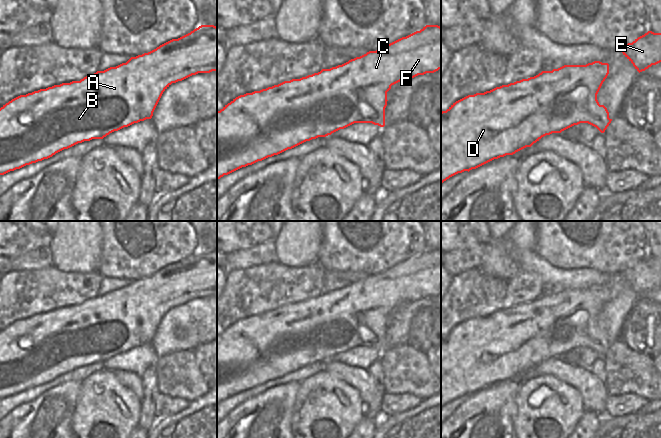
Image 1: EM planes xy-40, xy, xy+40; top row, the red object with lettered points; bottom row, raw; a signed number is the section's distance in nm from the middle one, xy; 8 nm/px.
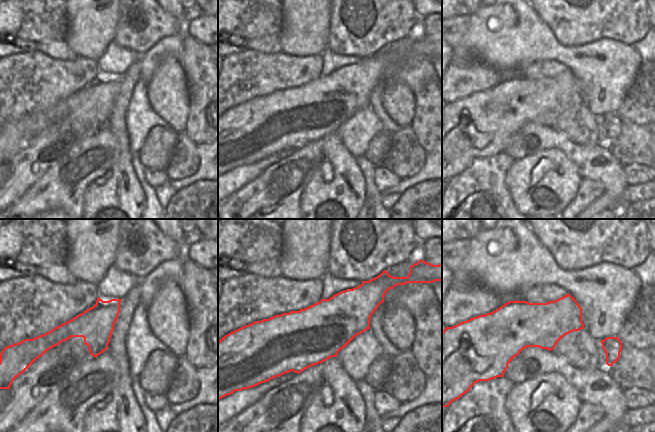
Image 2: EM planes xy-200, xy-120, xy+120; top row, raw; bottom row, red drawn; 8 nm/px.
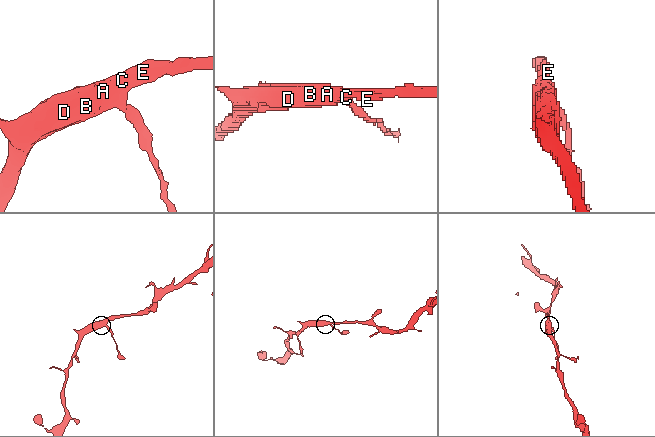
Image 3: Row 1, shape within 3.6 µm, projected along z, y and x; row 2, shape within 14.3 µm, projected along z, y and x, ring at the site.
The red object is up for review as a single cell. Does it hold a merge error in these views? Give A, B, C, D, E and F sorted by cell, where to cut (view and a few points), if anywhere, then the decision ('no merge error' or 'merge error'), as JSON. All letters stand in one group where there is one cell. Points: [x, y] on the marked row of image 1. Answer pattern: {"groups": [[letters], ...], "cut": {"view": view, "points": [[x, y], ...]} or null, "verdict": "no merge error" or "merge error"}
{"groups": [["A", "B", "C", "D", "E", "F"]], "cut": null, "verdict": "no merge error"}

